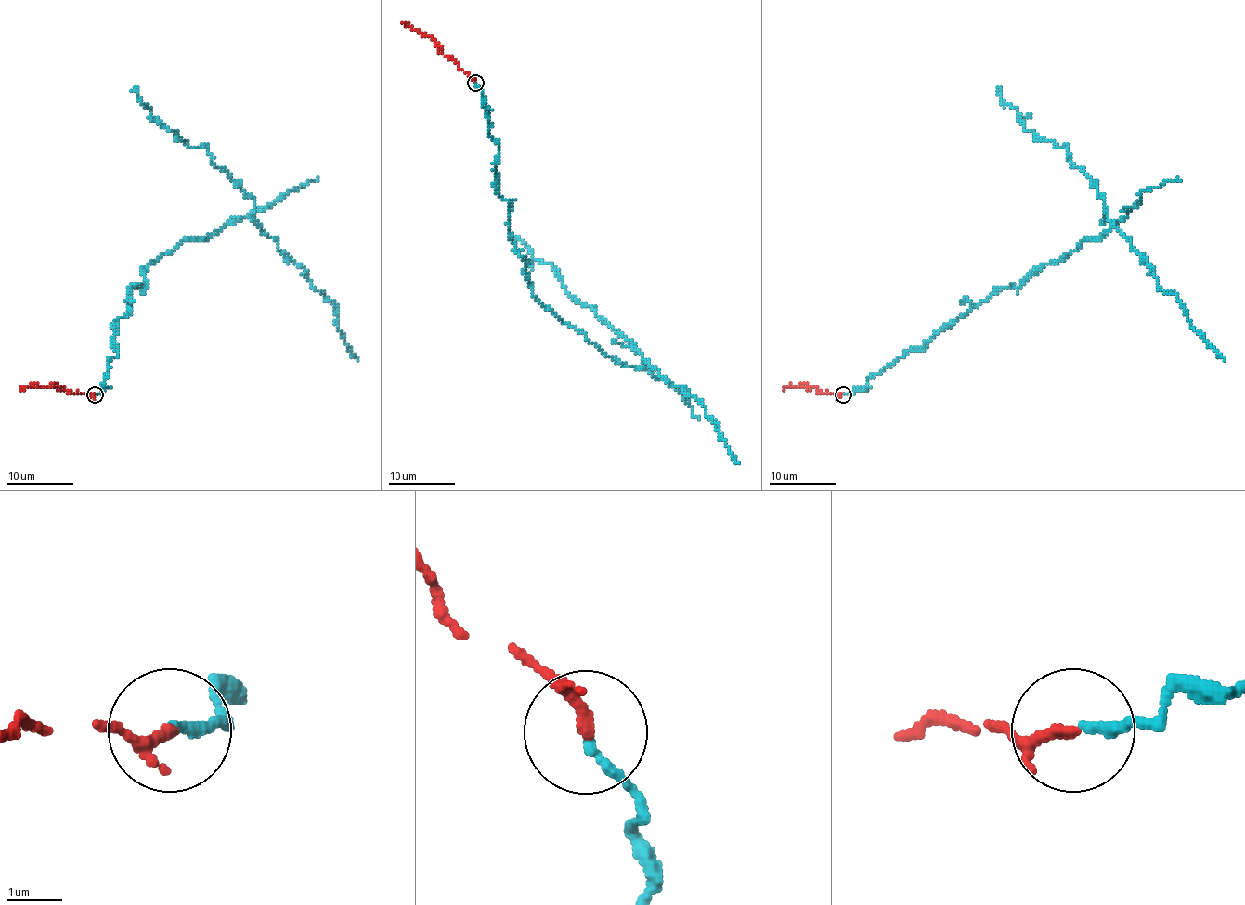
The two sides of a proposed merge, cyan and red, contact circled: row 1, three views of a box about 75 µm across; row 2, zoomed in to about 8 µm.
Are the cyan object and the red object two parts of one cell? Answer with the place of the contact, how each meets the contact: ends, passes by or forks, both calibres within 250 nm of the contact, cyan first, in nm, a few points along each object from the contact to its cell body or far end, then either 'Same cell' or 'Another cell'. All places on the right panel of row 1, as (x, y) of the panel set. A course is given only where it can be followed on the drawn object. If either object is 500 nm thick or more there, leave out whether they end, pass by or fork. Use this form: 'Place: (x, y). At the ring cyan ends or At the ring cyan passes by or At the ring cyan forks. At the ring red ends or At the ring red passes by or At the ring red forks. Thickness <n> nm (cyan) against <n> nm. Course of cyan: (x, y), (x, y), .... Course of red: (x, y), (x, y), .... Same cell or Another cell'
Place: (843, 394). At the ring cyan ends. At the ring red passes by. Thickness 180 nm (cyan) against 150 nm. Course of cyan: (845, 394), (992, 292), (1113, 226), (1103, 225), (1105, 201), (1068, 149), (1023, 126), (998, 88). Course of red: (843, 394), (823, 394), (814, 388), (801, 384), (784, 390). Same cell

